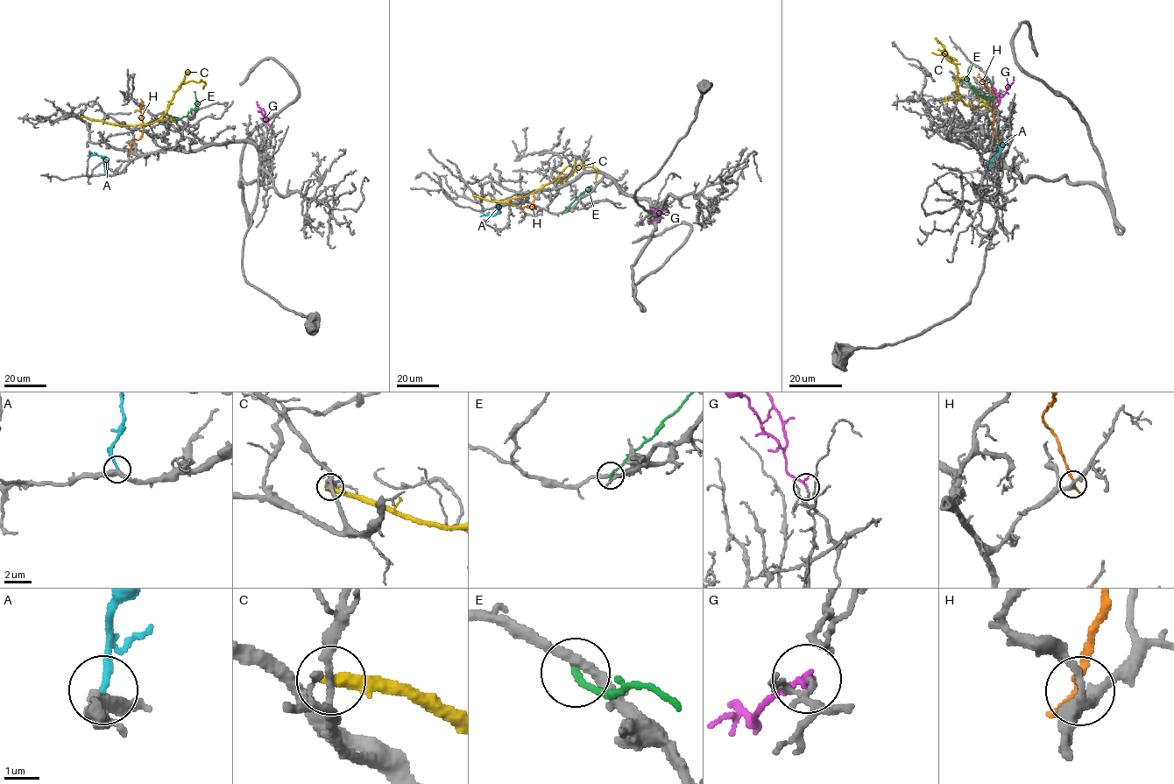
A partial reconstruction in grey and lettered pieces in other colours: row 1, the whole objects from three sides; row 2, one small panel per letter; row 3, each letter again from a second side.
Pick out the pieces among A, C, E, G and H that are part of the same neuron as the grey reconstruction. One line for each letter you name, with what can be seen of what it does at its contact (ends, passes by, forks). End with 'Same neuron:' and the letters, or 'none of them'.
A: It ends there
Same neuron: A

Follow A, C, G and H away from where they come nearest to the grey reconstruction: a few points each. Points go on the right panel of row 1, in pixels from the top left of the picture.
A: (989, 167), (990, 162), (1001, 144), (1004, 145)
C: (977, 95), (985, 101), (982, 106), (964, 102), (957, 88), (957, 67), (941, 51), (957, 60)
G: (995, 108), (1014, 77)
H: (997, 141), (991, 127), (994, 109), (993, 93), (979, 74)

